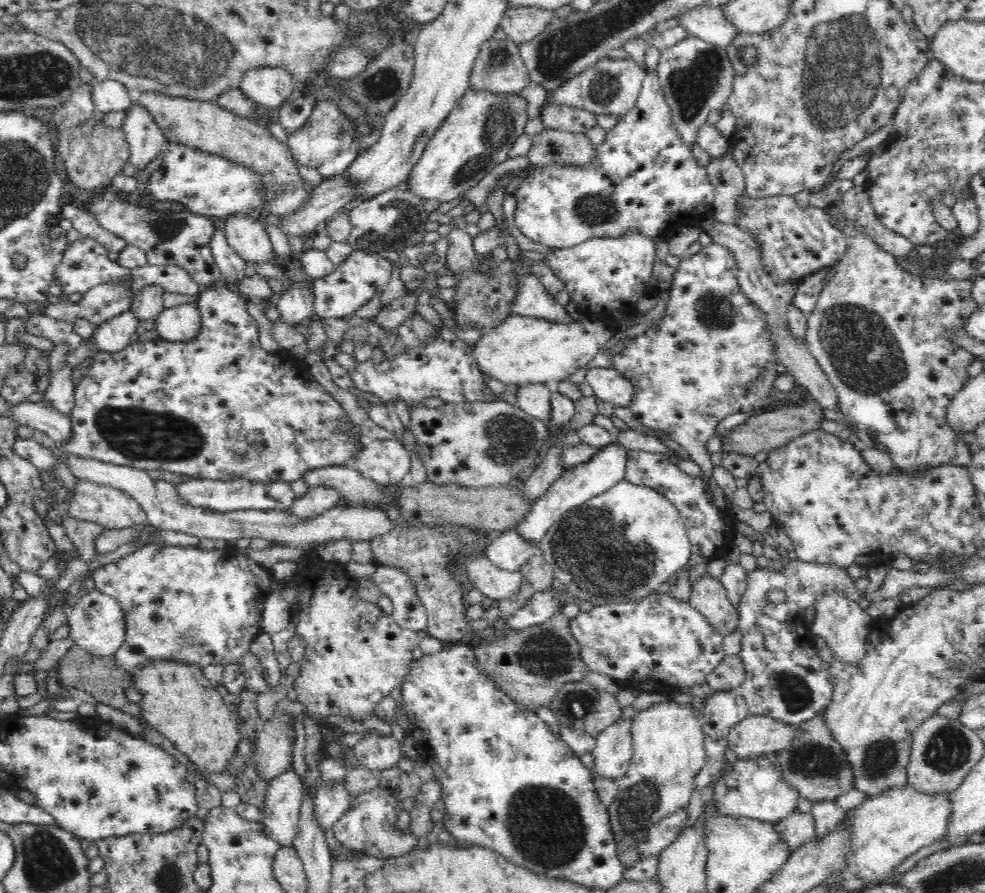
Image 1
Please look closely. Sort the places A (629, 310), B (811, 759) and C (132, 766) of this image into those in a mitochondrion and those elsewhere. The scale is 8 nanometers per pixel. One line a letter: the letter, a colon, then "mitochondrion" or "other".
A: other
B: mitochondrion
C: other

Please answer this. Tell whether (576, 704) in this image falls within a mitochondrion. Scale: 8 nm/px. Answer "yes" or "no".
yes

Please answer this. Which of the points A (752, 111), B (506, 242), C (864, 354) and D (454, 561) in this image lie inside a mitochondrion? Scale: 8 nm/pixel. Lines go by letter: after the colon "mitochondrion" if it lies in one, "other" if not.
A: other
B: other
C: mitochondrion
D: other

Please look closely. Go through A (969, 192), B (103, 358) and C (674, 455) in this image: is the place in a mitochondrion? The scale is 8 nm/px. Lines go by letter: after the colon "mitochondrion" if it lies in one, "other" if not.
A: other
B: other
C: other

